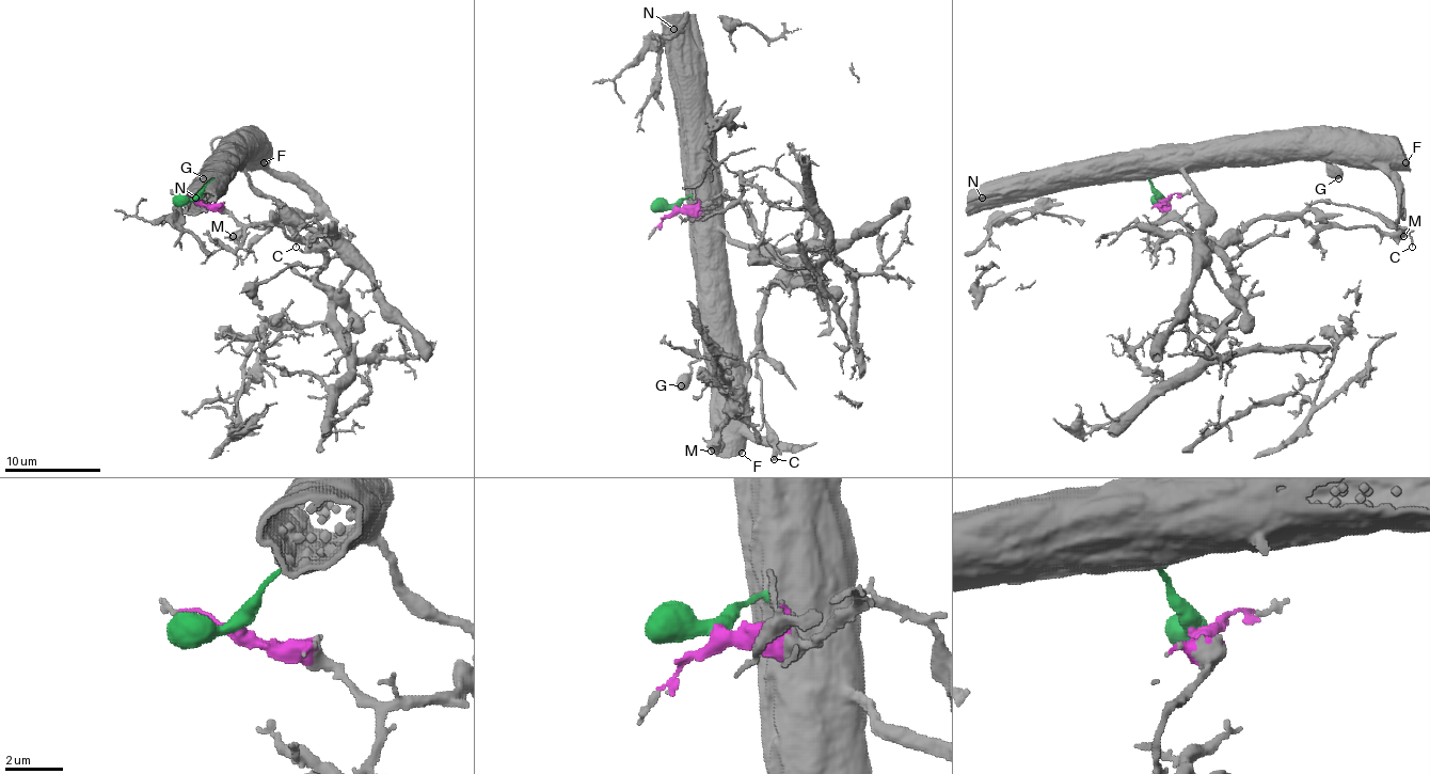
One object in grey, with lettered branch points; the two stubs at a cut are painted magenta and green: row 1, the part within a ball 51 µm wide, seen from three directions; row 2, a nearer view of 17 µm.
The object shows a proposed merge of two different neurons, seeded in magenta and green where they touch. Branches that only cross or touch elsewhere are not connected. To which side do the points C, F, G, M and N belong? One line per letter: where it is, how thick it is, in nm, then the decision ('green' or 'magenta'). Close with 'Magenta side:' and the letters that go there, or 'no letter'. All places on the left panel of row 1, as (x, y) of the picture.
C: at (296, 247); 130 nm thick; magenta
F: at (264, 162); 650 nm thick; green
G: at (203, 178); 700 nm thick; green
M: at (233, 236); 400 nm thick; magenta
N: at (195, 198); 140 nm thick; green
Magenta side: C, M

